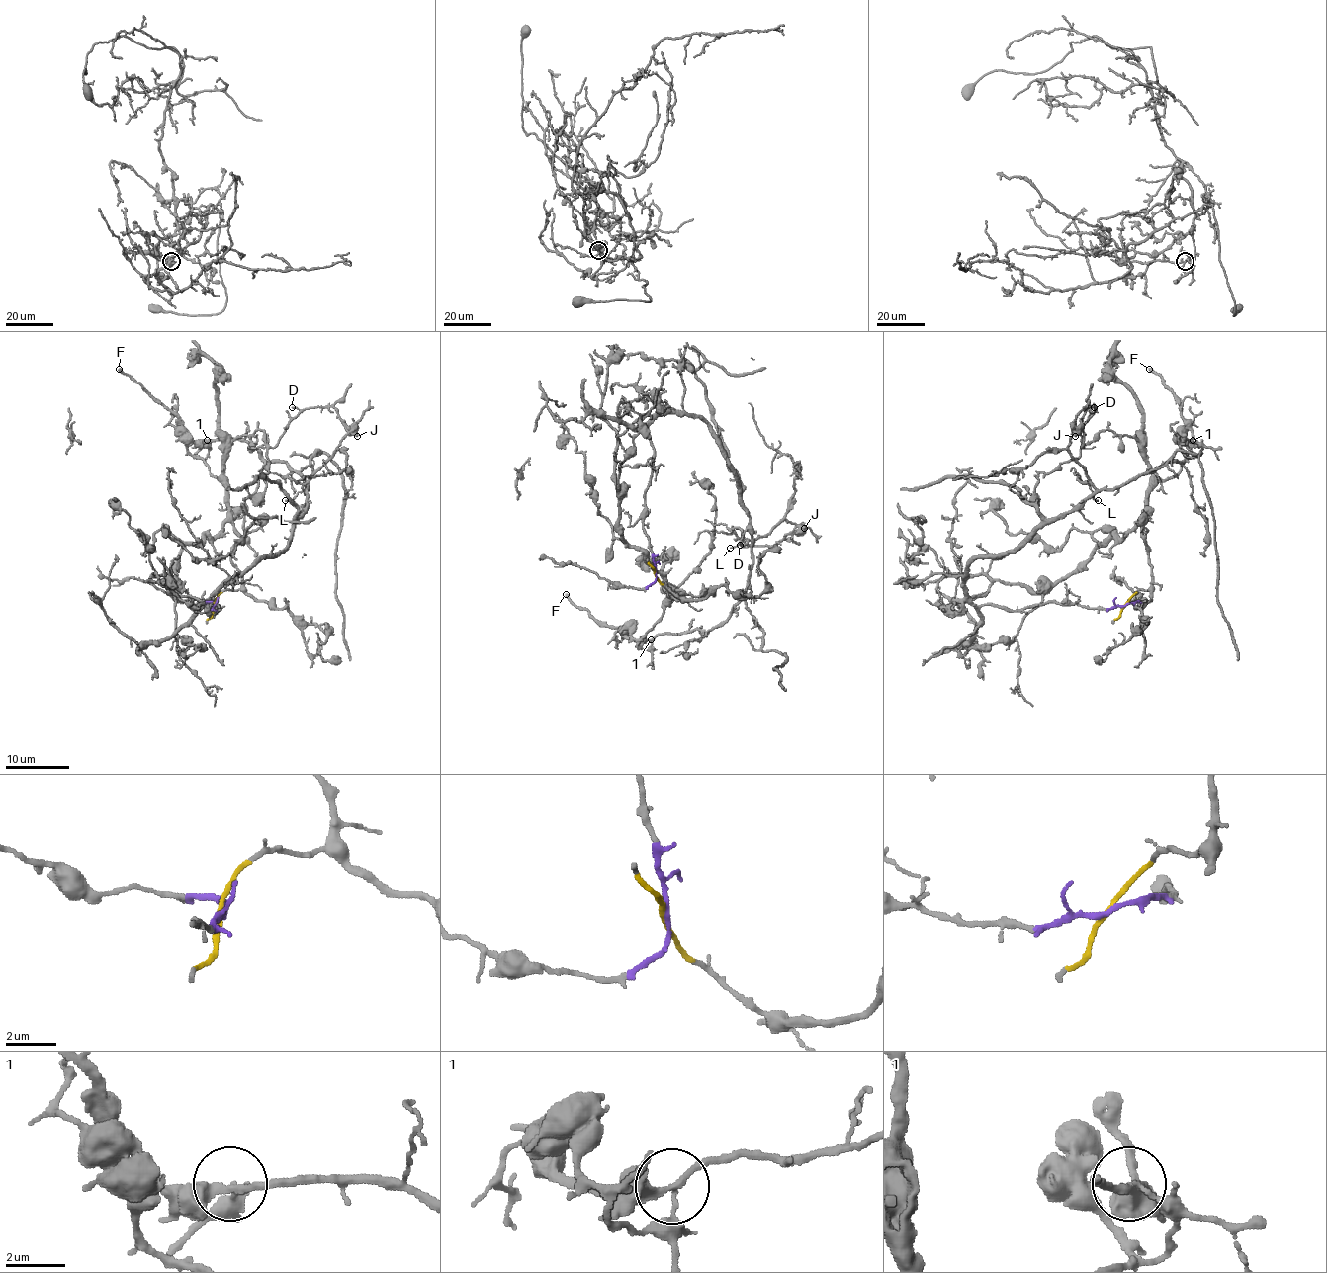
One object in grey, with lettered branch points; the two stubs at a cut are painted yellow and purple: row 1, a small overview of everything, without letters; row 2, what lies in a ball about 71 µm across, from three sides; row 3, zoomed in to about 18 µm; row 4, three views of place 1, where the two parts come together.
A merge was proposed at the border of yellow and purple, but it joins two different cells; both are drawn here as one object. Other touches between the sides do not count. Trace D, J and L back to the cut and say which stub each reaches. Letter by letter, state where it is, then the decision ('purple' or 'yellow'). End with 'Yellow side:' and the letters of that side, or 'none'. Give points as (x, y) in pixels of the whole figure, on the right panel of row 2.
D: (1094, 407) | yellow
J: (1075, 436) | yellow
L: (1098, 500) | purple
Yellow side: D, J

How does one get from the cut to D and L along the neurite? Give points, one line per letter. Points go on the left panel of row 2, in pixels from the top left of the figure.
D: (213, 606), (241, 585), (226, 448), (262, 430), (277, 443), (292, 407)
L: (215, 606), (201, 604), (210, 611), (202, 606), (227, 581), (287, 545), (305, 510), (307, 482), (286, 500)

